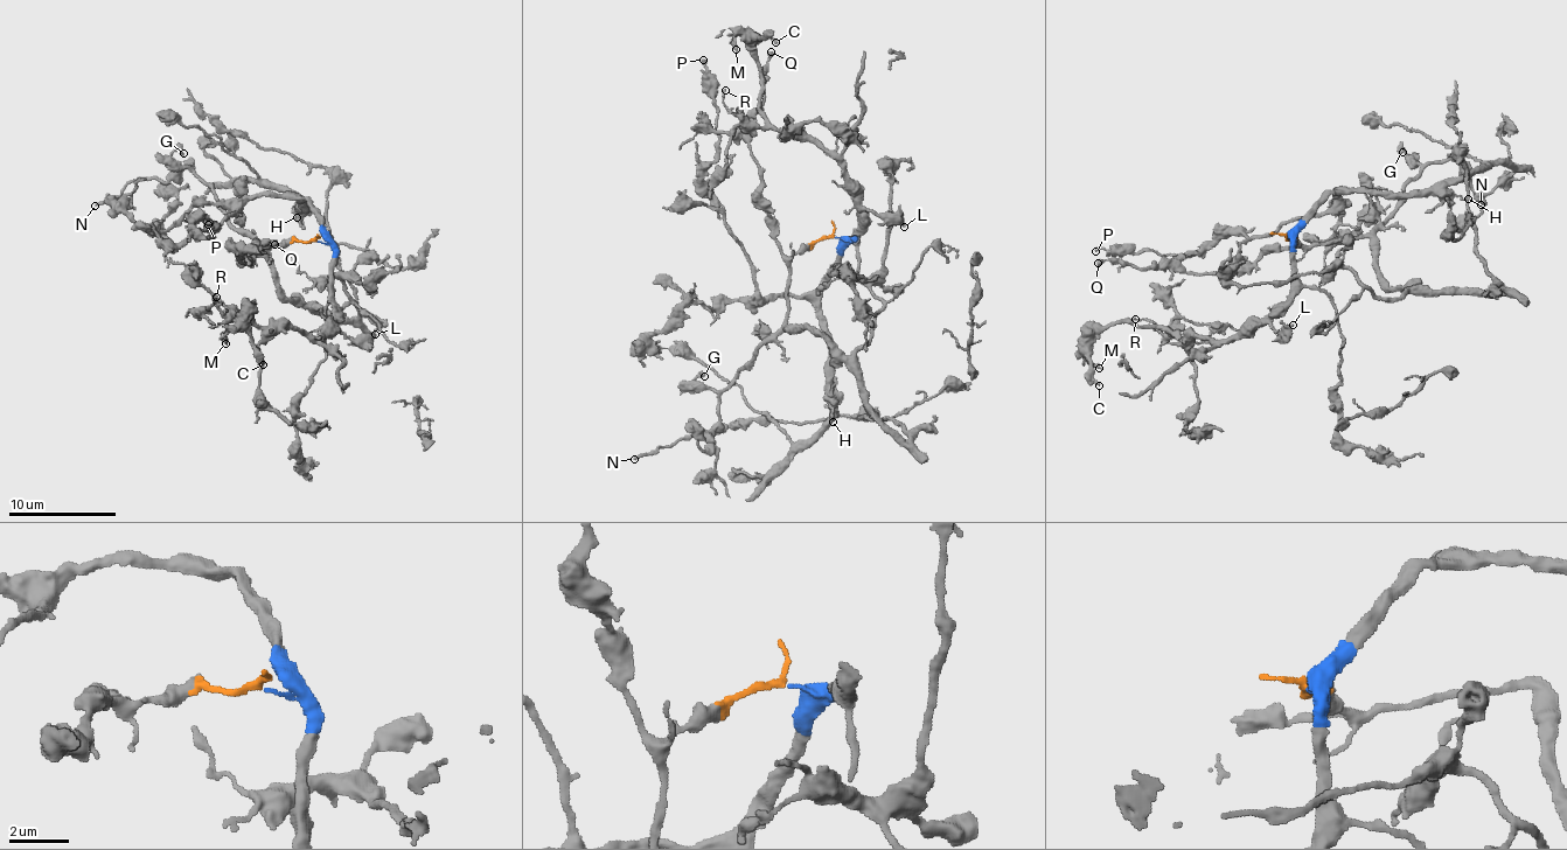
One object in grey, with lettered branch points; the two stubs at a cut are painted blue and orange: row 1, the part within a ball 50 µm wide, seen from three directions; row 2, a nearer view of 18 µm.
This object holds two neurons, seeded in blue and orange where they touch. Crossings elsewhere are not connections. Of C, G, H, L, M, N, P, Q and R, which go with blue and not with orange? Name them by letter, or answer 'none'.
C, H, L, M, P, R

